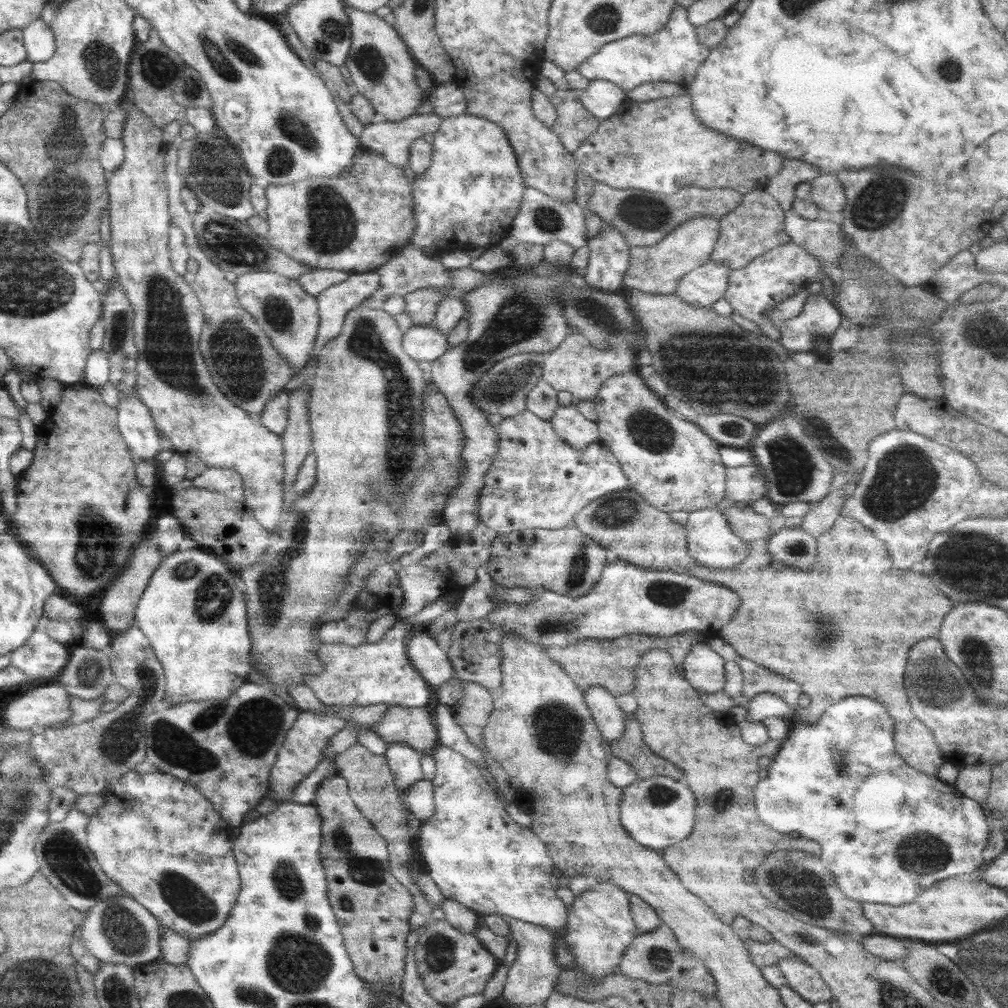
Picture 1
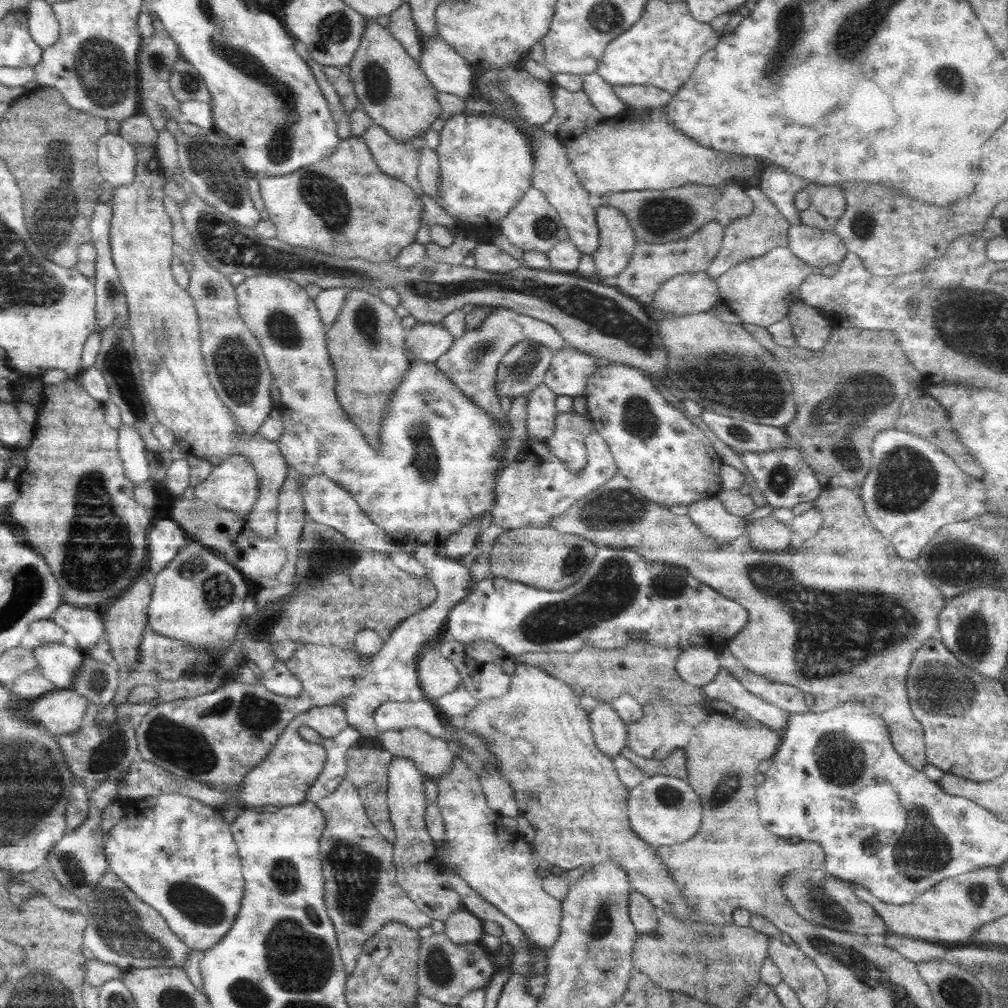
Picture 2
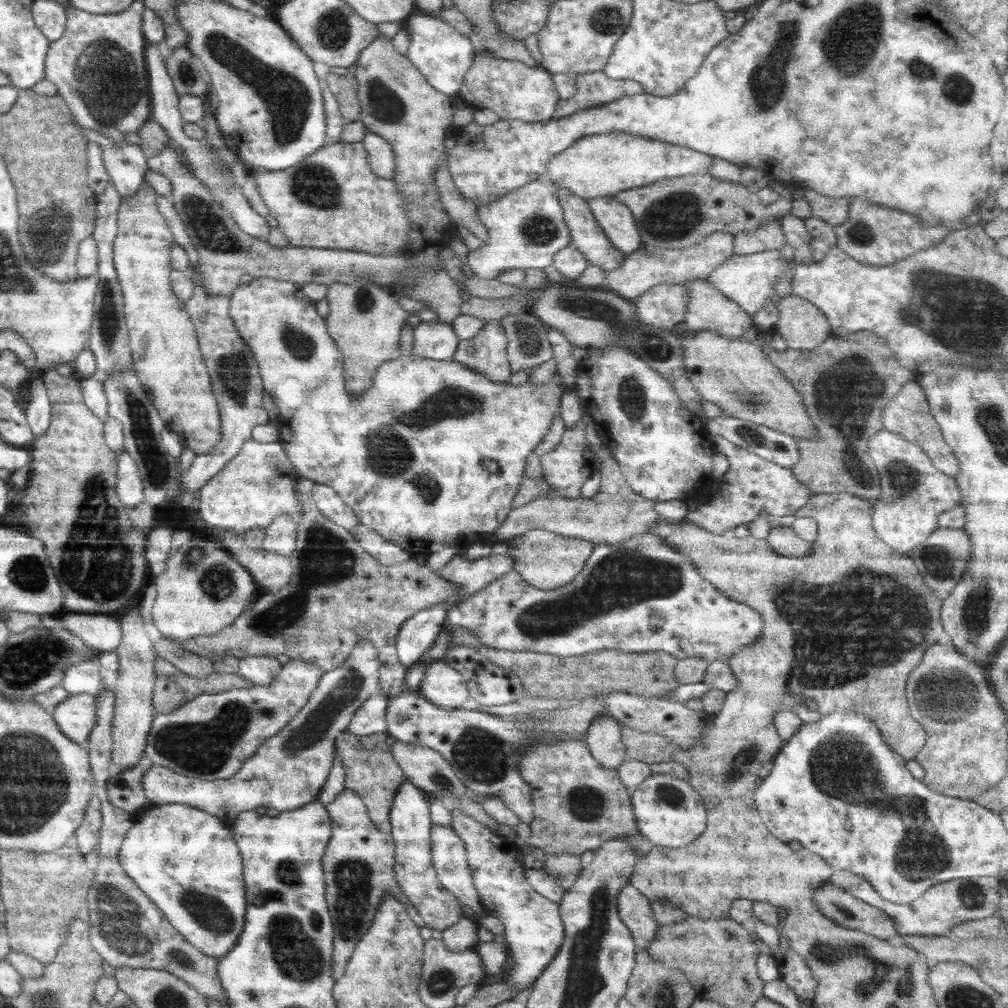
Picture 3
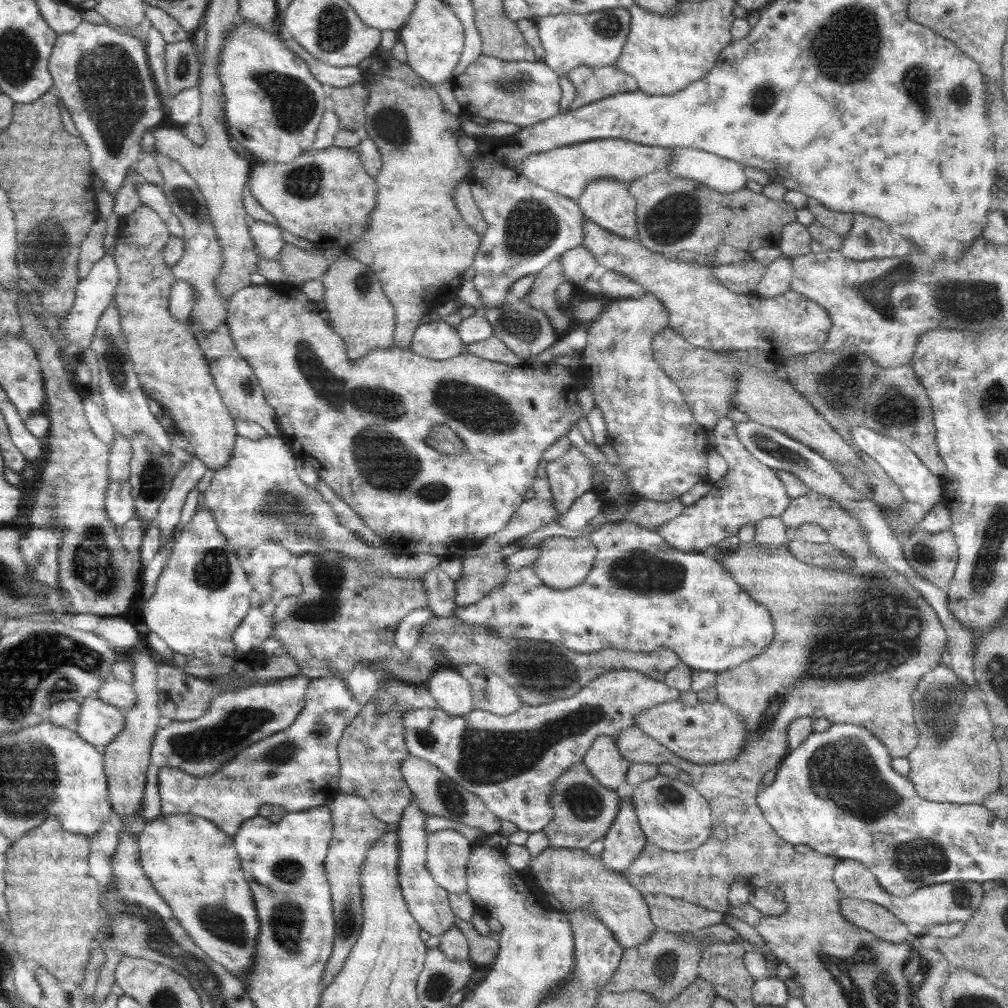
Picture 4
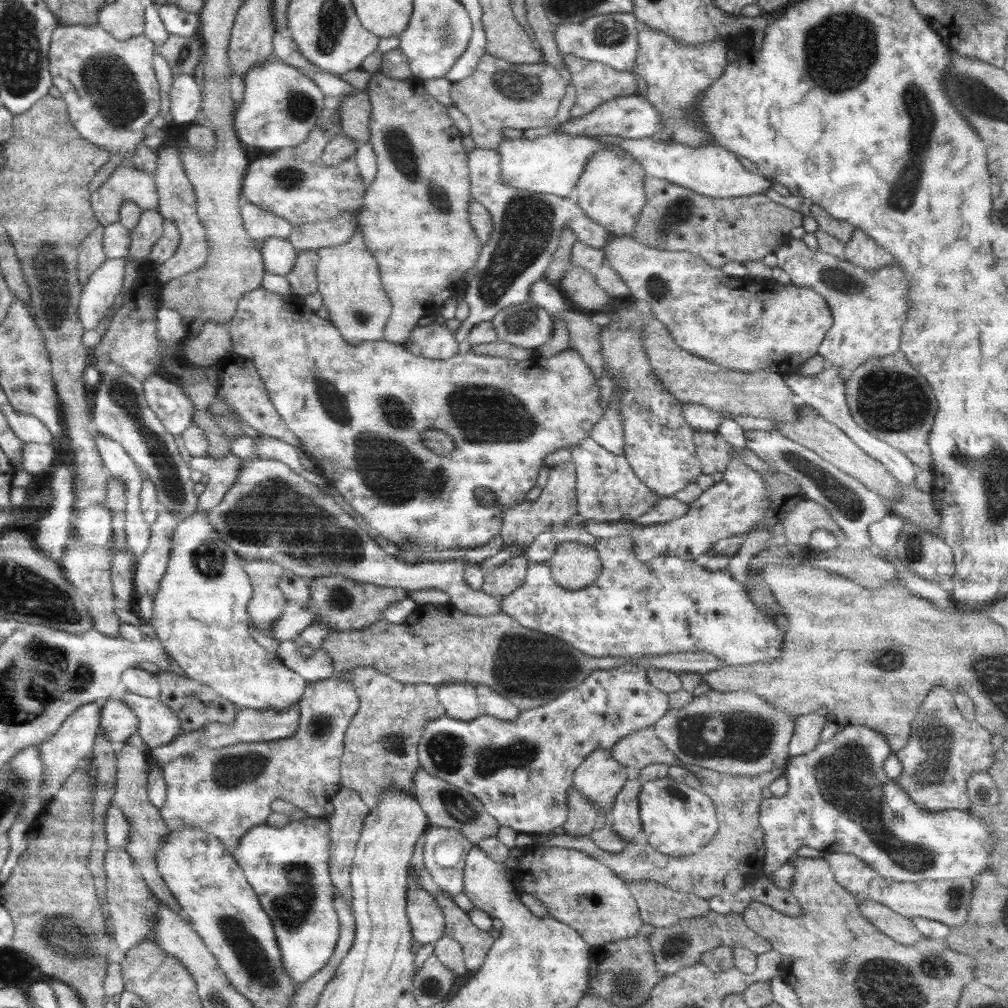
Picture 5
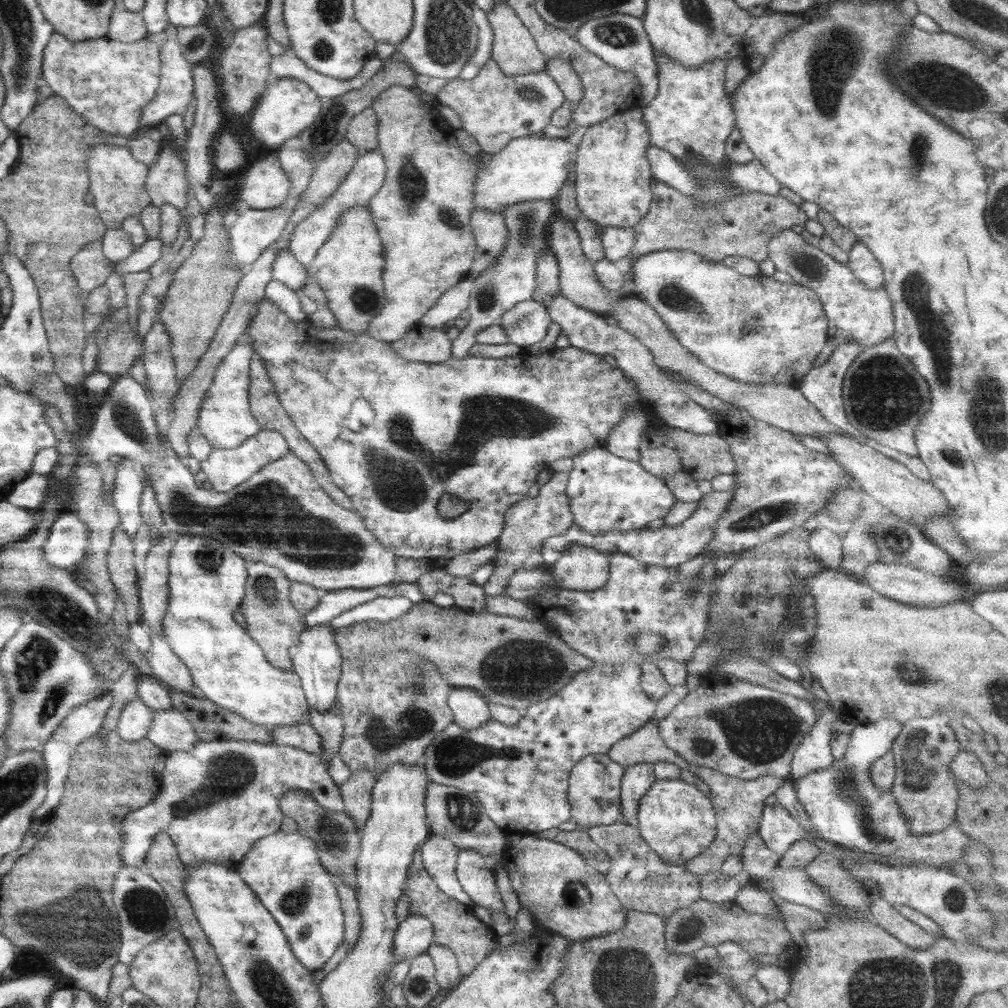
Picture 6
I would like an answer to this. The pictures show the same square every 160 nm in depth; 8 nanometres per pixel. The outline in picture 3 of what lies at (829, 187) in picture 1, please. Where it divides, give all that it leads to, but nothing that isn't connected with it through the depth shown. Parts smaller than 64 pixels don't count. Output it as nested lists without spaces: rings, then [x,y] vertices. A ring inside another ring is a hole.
[[[808,189],[803,197],[810,205],[812,216],[825,220],[829,225],[841,225],[848,218],[850,198],[833,199]]]

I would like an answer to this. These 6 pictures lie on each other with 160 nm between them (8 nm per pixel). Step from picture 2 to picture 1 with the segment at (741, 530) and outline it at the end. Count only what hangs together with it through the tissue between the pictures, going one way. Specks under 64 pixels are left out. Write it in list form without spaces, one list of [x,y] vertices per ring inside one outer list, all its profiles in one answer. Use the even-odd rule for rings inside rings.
[[[716,506],[689,513],[685,528],[688,536],[688,553],[694,561],[704,566],[720,570],[732,569],[750,555],[752,544],[744,543],[744,540],[740,540],[732,533],[730,523]]]

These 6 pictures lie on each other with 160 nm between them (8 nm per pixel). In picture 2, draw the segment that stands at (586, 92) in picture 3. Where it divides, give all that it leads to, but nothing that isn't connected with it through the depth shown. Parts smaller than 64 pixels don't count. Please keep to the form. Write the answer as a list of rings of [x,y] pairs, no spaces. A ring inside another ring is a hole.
[[[553,85],[551,95],[555,114],[541,127],[565,144],[582,136],[591,124],[598,124],[603,120],[583,90],[570,92]],[[612,85],[610,88],[624,105],[634,109],[661,109],[672,97],[665,89],[651,85]]]

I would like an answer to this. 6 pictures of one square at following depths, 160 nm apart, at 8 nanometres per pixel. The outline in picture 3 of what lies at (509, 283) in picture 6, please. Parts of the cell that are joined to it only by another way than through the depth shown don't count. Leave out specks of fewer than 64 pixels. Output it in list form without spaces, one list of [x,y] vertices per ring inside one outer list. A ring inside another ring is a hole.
[[[534,180],[496,200],[478,205],[477,213],[487,228],[488,240],[467,255],[466,266],[474,275],[492,280],[503,270],[543,269],[553,264],[554,255],[571,245],[570,231],[555,191],[545,180]]]

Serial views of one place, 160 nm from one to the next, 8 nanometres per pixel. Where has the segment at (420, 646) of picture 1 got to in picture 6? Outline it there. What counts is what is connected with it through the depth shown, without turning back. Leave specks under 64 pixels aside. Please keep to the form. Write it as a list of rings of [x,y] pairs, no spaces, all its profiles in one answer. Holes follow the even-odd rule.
[[[453,688],[447,698],[456,723],[474,730],[492,720],[486,698],[474,689]]]

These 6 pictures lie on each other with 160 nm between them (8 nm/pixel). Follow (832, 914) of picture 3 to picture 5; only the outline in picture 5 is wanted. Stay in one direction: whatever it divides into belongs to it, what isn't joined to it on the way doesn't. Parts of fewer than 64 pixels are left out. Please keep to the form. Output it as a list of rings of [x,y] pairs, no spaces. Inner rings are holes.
[[[866,899],[860,902],[859,909],[862,916],[865,916],[880,932],[900,944],[913,945],[924,937],[910,919],[875,900]]]

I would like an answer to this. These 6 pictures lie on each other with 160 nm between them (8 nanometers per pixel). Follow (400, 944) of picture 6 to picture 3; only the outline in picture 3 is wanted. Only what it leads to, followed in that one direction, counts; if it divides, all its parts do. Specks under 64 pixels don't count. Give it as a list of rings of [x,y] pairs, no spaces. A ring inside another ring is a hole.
[[[408,779],[394,795],[394,804],[389,812],[391,831],[389,832],[395,842],[394,874],[397,885],[409,898],[412,906],[425,922],[425,926],[432,930],[441,930],[452,926],[463,916],[458,899],[442,886],[434,868],[431,851],[431,812],[429,810],[428,796]]]

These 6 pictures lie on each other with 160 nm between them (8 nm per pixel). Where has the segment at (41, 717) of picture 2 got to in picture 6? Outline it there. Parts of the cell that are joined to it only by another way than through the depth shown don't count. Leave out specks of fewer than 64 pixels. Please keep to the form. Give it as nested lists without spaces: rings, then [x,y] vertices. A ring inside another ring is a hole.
[[[136,699],[121,710],[116,731],[124,740],[139,741],[145,738],[152,721],[152,709]]]

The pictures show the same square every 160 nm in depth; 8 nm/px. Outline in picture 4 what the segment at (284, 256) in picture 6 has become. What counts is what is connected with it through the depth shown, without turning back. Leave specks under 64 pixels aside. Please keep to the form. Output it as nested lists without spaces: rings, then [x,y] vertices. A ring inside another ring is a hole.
[[[253,219],[249,235],[252,237],[260,256],[268,260],[280,261],[281,250],[286,242],[284,242],[281,228],[278,225]]]

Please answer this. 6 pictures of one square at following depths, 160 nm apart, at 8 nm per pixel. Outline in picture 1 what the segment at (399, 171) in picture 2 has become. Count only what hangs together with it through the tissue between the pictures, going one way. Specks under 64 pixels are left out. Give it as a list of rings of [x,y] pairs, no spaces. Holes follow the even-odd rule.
[[[413,114],[400,121],[368,124],[358,137],[362,147],[381,154],[389,163],[404,170],[409,164],[409,150],[414,140],[428,133],[434,134],[441,125],[442,118],[434,114]]]

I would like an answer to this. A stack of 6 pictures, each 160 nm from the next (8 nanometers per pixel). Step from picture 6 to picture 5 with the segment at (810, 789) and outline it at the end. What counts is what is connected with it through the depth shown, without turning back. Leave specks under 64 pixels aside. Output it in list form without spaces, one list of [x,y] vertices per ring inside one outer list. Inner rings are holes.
[[[848,724],[843,726],[830,740],[820,741],[810,752],[800,756],[789,757],[783,775],[788,781],[788,792],[781,797],[763,798],[760,806],[759,823],[764,831],[765,840],[765,861],[763,871],[766,876],[776,872],[787,860],[792,857],[801,846],[809,846],[816,850],[828,852],[842,852],[844,854],[856,855],[868,866],[875,868],[875,871],[888,879],[898,882],[918,882],[919,880],[950,880],[956,878],[972,878],[990,869],[990,854],[993,852],[995,838],[990,833],[986,823],[980,818],[972,815],[969,810],[961,811],[958,809],[948,809],[947,811],[928,812],[918,808],[904,789],[884,772],[884,763],[888,756],[894,754],[889,742],[885,739],[882,732],[874,728],[868,728],[862,724]]]

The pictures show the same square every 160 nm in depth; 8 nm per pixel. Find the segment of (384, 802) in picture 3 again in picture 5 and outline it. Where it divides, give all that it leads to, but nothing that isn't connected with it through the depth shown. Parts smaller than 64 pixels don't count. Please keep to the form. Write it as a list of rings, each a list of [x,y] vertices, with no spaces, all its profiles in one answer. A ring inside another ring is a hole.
[[[358,667],[338,677],[353,684],[360,705],[344,737],[341,786],[359,792],[368,809],[376,809],[378,798],[388,786],[412,790],[413,776],[420,768],[418,741],[425,724],[444,716],[445,708],[438,700],[437,685],[403,684],[373,667]]]

